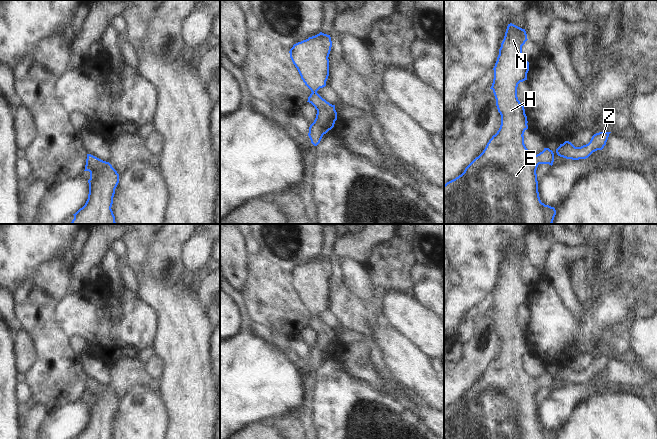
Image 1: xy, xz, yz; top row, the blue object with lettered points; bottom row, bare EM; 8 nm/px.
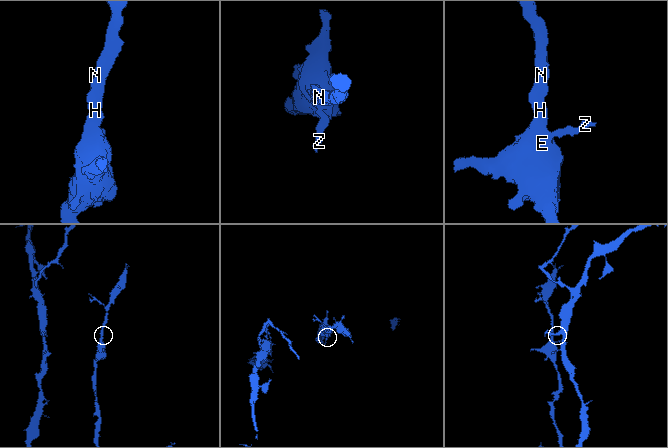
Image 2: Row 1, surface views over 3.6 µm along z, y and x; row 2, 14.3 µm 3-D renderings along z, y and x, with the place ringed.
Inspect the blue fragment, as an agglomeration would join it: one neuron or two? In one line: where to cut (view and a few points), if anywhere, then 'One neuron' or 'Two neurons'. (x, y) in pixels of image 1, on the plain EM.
No split. One neuron

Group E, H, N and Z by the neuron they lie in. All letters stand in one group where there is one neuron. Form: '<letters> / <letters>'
E H N Z

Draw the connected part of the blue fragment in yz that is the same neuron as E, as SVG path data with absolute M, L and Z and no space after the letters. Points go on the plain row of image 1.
M512 247L508 248L504 263L501 267L501 271L499 273L499 279L497 281L497 285L495 287L495 290L493 292L494 294L494 303L493 307L490 313L493 314L495 323L496 323L496 330L498 333L498 336L501 339L501 349L499 354L495 359L492 360L492 362L487 367L485 373L483 376L476 381L464 394L464 396L456 401L455 403L447 406L444 409L444 439L556 439L556 434L554 431L551 431L549 429L545 429L541 426L538 416L538 405L537 405L537 398L536 394L539 388L549 388L553 389L554 386L554 377L549 372L544 372L542 376L540 376L537 379L532 378L525 370L524 368L524 356L528 353L528 345L527 340L525 338L524 330L520 327L517 321L517 311L520 306L523 306L527 304L527 297L529 295L529 286L524 282L522 278L522 270L527 265L527 258L525 253L522 253Z

